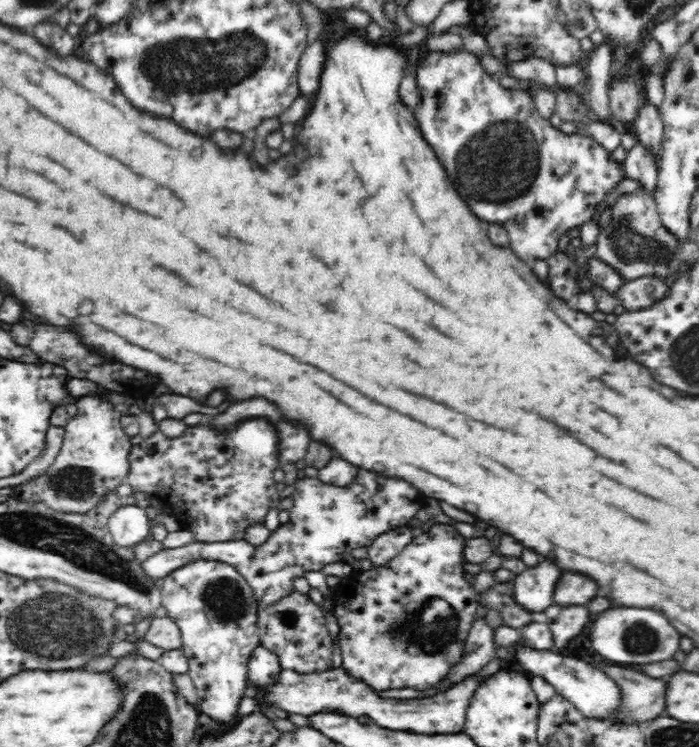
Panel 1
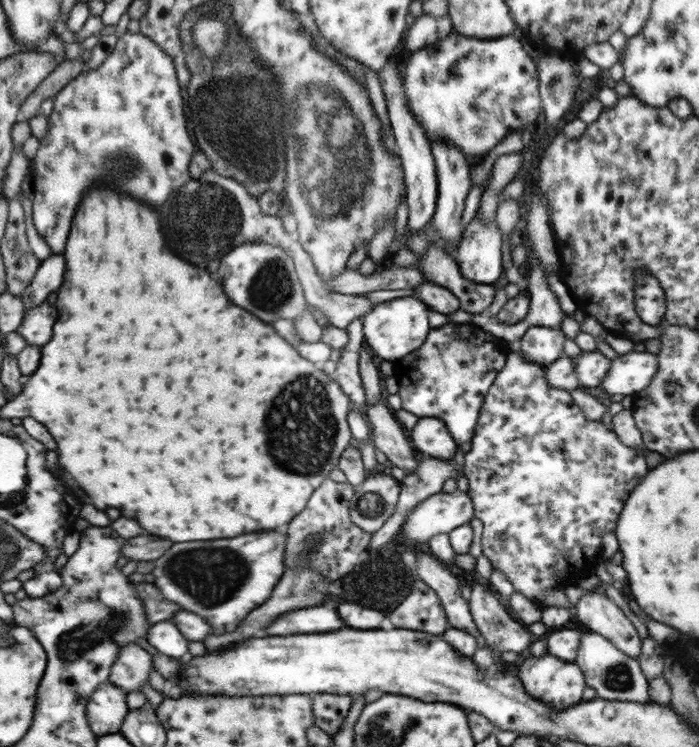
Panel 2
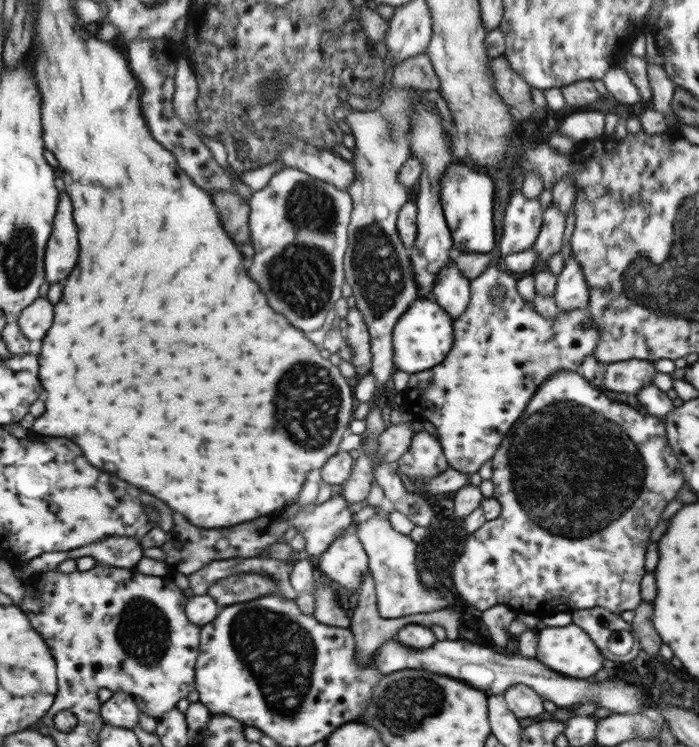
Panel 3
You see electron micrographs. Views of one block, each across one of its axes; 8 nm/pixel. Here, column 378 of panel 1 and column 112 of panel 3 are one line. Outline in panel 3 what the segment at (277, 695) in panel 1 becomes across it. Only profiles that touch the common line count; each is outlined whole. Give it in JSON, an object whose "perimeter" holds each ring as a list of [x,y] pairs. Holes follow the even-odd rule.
{"perimeter":[[[114,692],[114,695],[103,703],[102,713],[107,724],[129,729],[135,728],[140,717],[138,703],[128,692]]]}

